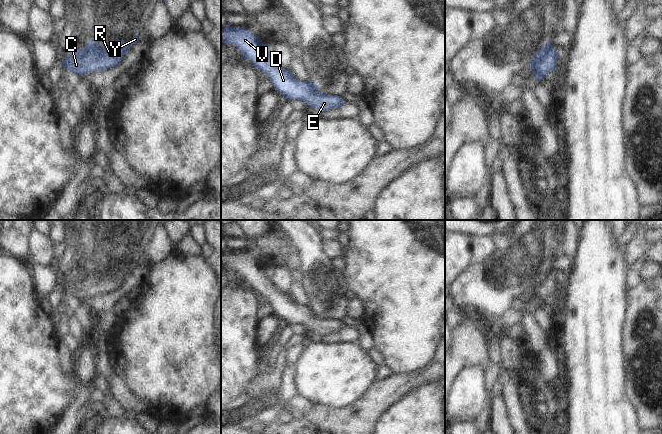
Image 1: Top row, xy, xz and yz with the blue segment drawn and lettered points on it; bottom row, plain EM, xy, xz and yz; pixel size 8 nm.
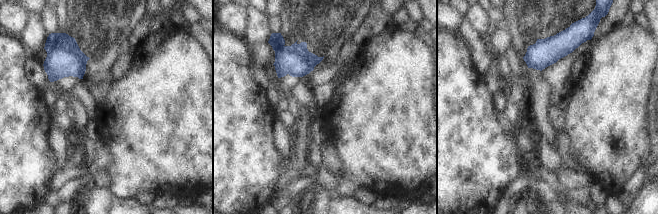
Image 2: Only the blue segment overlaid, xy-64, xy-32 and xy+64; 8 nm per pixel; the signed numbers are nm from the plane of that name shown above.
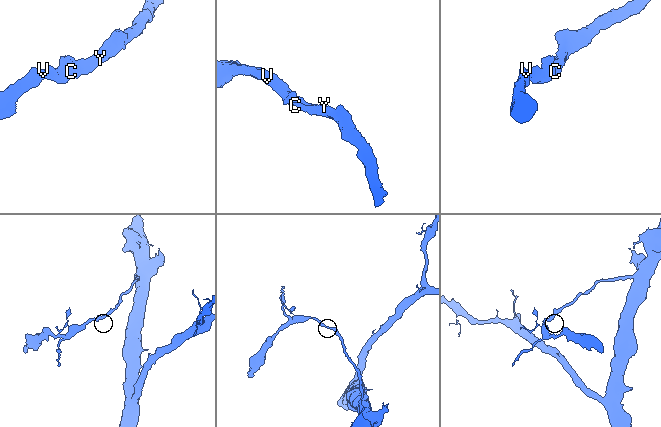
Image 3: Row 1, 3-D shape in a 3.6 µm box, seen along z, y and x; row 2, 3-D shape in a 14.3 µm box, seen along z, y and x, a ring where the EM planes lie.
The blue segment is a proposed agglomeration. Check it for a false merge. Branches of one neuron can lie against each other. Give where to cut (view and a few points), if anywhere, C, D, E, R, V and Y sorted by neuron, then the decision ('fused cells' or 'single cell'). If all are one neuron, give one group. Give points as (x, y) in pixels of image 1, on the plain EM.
no cut | C D E R V Y | single cell

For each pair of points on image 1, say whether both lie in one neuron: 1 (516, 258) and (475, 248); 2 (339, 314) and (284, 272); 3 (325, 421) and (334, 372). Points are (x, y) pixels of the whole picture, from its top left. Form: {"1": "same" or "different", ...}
{"1": "different", "2": "different", "3": "different"}

